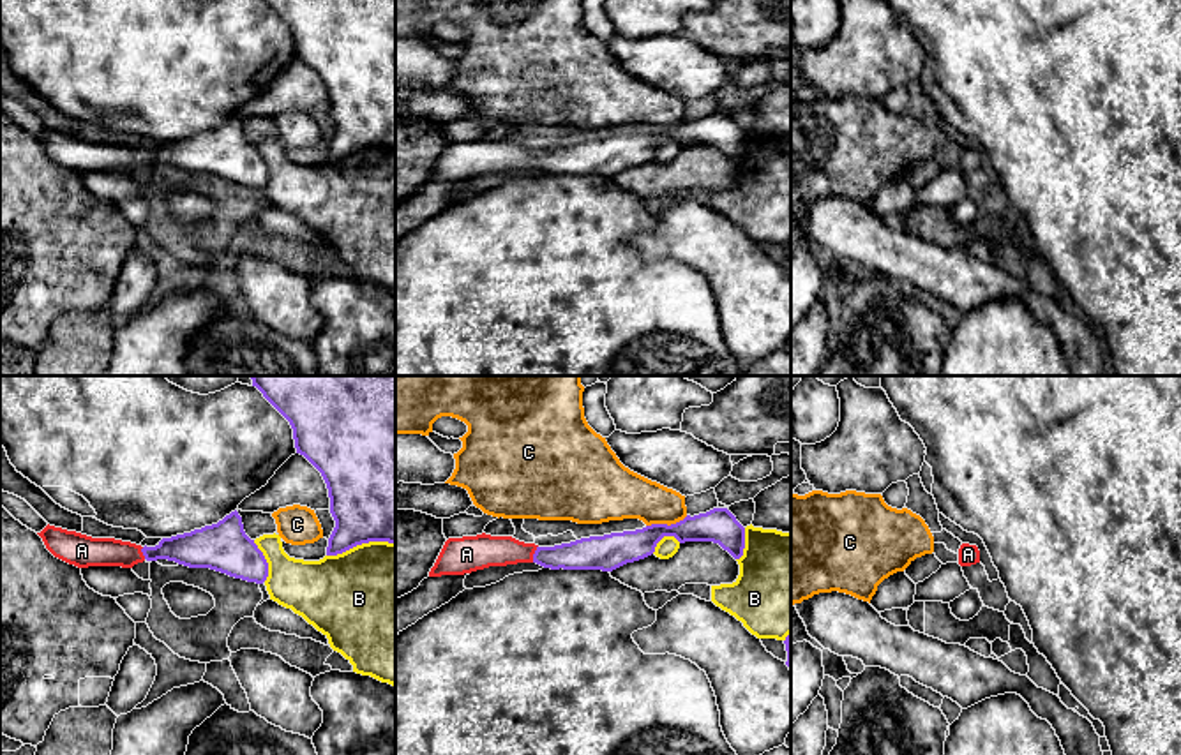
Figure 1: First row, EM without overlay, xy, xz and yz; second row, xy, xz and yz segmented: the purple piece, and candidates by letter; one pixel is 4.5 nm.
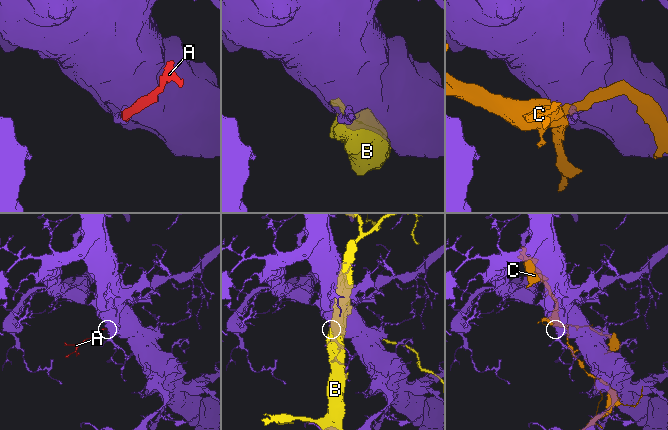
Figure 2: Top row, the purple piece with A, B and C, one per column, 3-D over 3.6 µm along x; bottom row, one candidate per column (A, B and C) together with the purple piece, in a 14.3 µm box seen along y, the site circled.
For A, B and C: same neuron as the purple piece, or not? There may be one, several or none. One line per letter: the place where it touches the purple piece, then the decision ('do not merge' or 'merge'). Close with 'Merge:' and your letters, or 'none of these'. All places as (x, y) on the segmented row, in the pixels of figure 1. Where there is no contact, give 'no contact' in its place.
A: xz (534, 554) | merge
B: xy (361, 544) | do not merge
C: xz (666, 524) | do not merge
Merge: A

